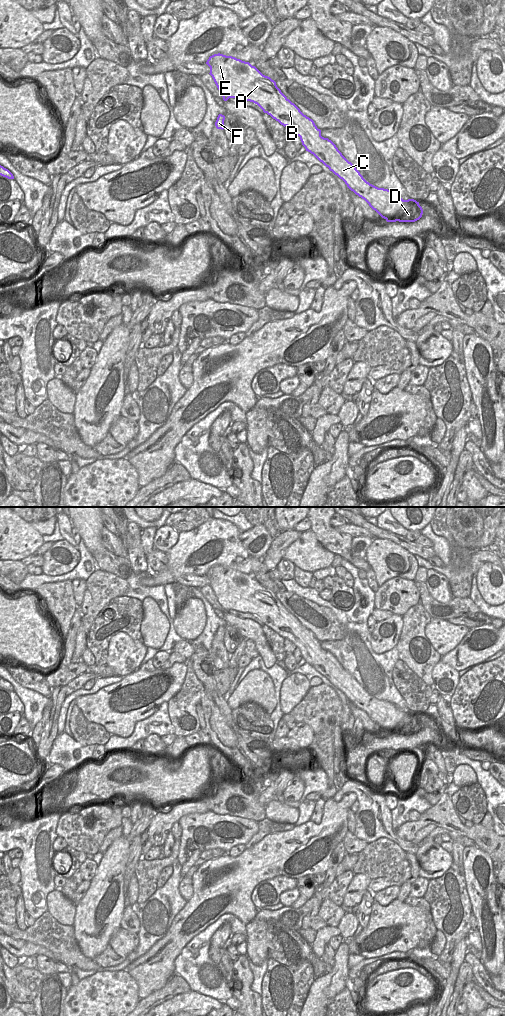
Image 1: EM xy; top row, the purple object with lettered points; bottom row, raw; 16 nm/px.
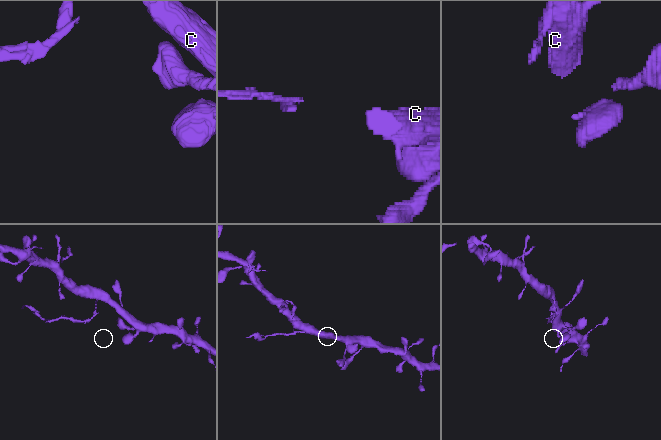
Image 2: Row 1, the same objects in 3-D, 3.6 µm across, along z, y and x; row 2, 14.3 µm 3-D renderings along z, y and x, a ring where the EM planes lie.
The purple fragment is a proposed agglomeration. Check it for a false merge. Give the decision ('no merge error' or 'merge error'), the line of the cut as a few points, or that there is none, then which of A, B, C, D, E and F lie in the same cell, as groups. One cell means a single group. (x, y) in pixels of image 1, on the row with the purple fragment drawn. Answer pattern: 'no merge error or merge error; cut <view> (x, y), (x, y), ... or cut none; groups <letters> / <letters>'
merge error; cut xy (221, 114), (218, 116); groups A B C D E / F

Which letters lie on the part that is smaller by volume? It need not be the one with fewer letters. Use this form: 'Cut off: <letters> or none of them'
Cut off: F

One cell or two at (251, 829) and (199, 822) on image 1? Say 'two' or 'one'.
one

